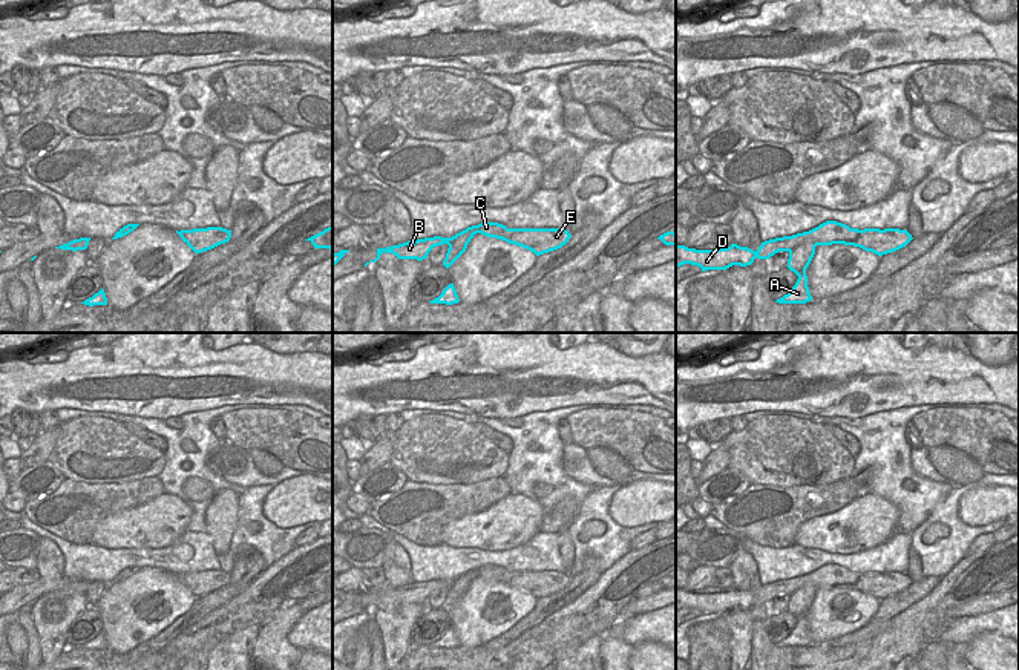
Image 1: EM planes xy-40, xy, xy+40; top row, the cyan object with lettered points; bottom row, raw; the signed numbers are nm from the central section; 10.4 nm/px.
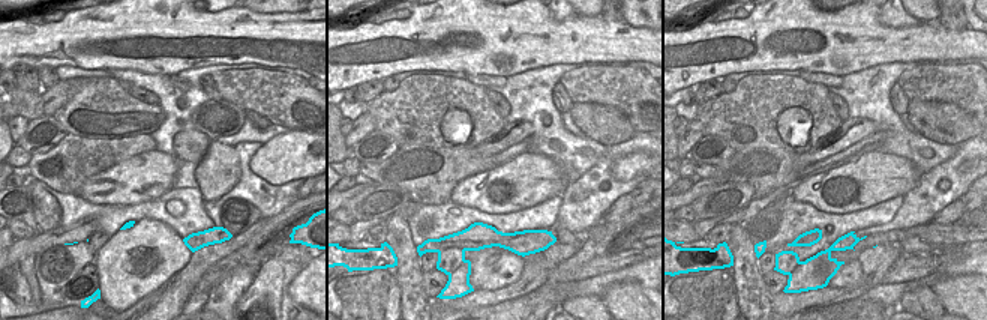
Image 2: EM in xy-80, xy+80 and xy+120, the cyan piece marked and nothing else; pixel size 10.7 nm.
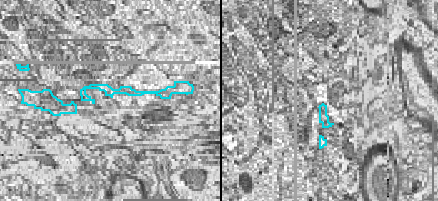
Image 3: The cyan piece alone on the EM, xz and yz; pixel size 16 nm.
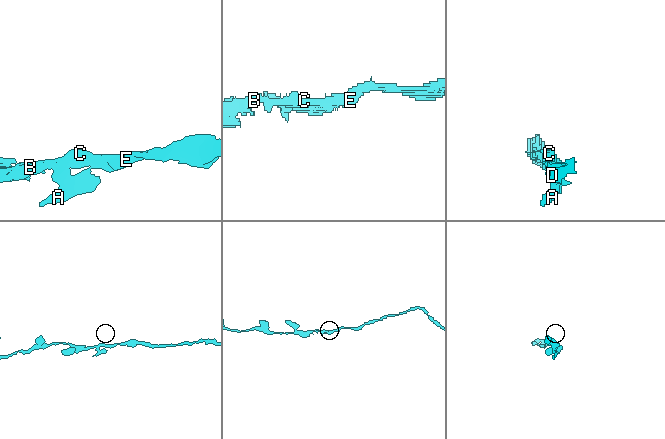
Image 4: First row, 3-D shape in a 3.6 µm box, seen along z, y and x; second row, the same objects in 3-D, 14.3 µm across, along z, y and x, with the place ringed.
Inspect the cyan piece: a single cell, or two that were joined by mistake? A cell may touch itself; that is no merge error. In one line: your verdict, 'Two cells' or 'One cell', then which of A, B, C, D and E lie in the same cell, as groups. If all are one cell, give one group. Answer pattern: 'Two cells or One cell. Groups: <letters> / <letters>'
Two cells. Groups: A / B C D E

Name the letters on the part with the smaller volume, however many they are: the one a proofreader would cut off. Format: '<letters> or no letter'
A

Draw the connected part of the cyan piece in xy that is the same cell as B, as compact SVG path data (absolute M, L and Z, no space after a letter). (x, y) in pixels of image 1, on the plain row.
M481 566L478 569L467 570L452 581L434 580L417 583L414 586L408 584L386 592L377 592L377 601L369 606L377 606L383 596L392 596L398 603L423 604L434 590L443 587L447 587L449 590L466 590L477 576L519 589L533 595L536 599L561 592L572 581L565 572L507 572L498 566Z

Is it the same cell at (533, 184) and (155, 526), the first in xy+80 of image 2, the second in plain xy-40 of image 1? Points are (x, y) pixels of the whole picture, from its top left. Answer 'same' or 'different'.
same

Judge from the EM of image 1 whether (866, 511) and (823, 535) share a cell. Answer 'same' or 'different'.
same

